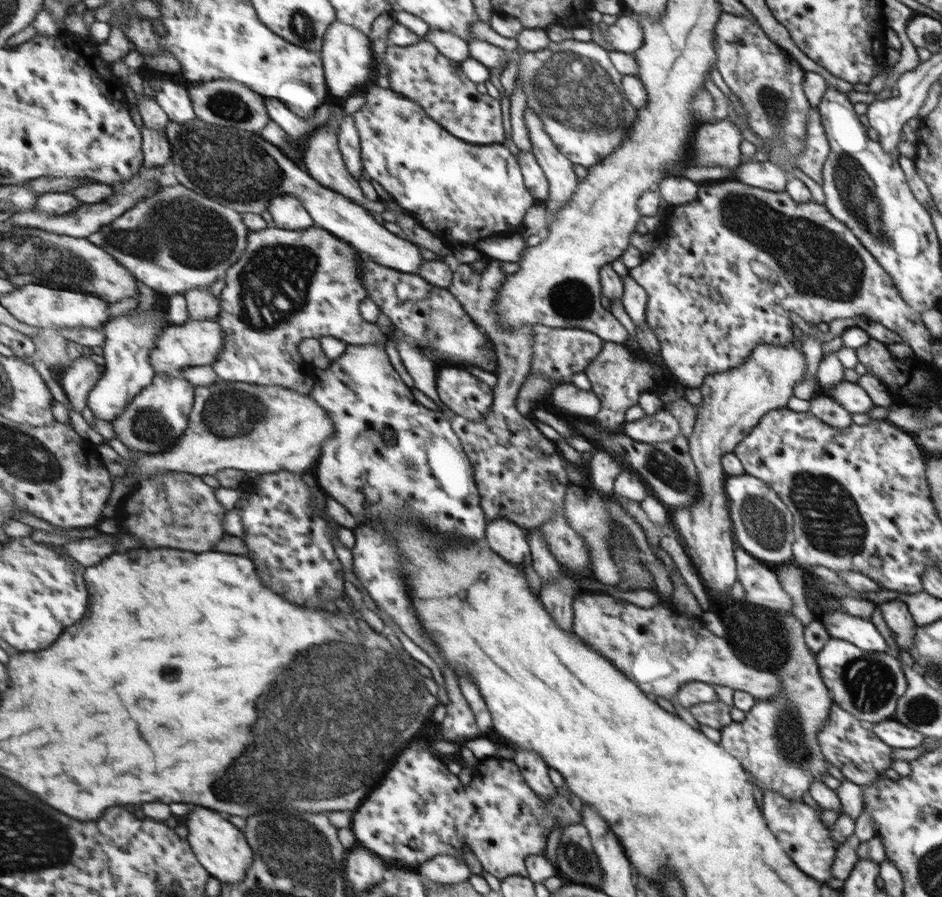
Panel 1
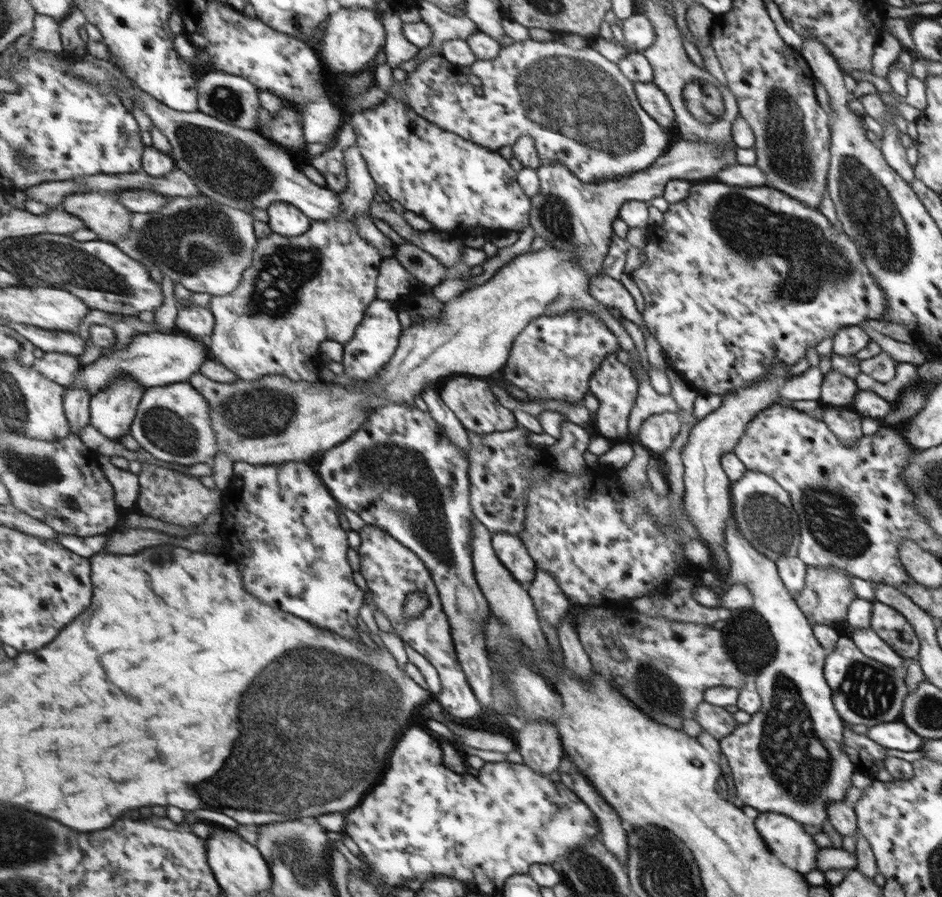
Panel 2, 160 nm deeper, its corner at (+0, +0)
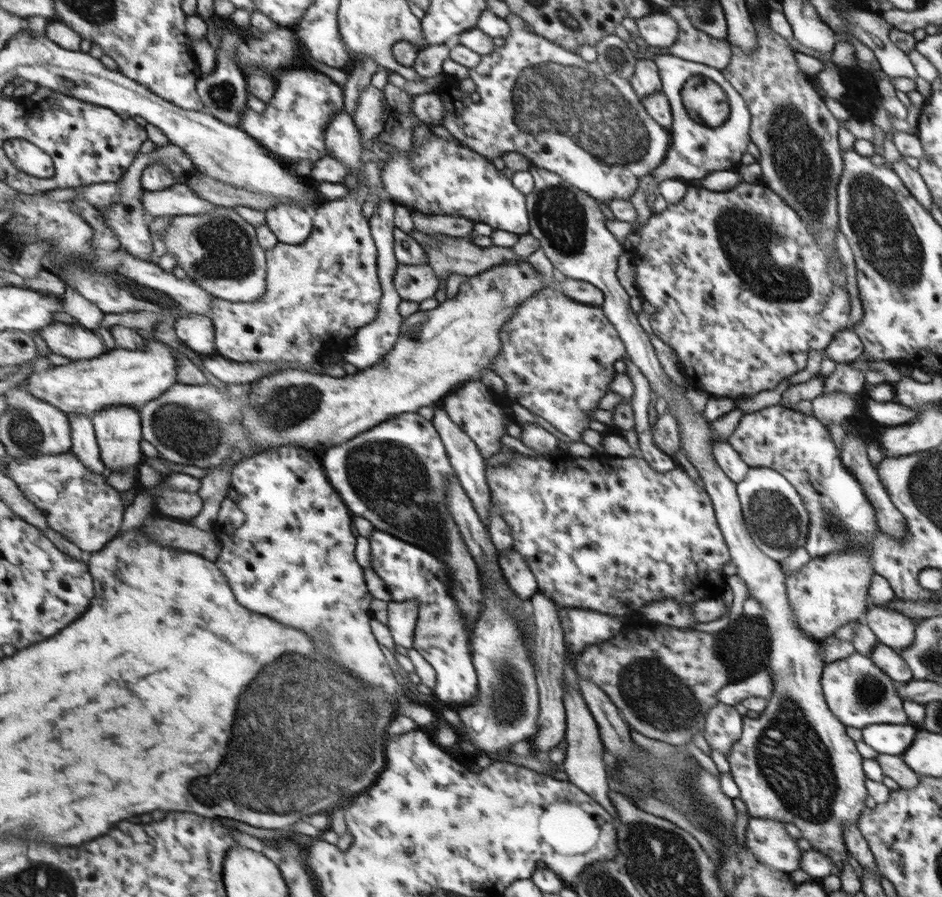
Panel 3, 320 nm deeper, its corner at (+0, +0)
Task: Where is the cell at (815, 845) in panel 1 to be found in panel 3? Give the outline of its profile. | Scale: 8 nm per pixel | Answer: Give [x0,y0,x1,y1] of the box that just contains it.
[744,817,804,873]

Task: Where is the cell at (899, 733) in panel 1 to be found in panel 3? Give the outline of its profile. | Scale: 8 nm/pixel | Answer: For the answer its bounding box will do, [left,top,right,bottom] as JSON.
[861,724,916,755]

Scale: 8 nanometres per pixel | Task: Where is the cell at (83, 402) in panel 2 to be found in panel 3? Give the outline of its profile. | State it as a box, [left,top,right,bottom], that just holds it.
[69,412,109,474]

